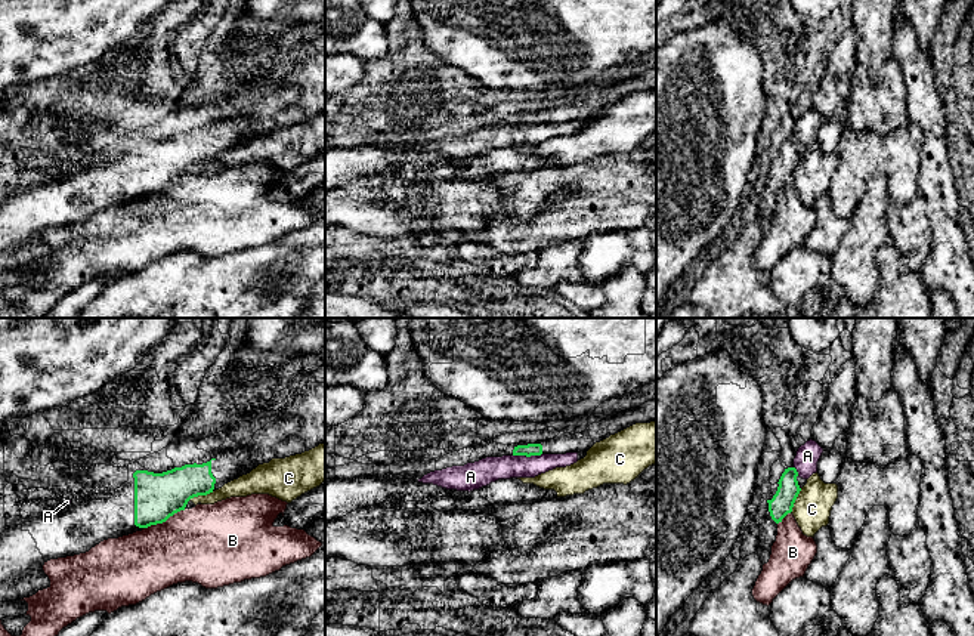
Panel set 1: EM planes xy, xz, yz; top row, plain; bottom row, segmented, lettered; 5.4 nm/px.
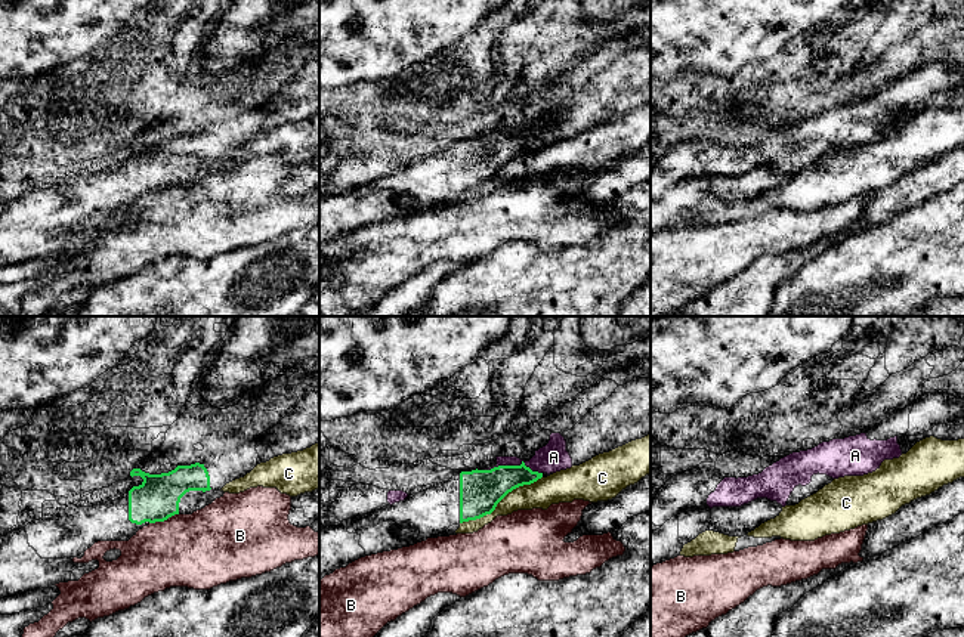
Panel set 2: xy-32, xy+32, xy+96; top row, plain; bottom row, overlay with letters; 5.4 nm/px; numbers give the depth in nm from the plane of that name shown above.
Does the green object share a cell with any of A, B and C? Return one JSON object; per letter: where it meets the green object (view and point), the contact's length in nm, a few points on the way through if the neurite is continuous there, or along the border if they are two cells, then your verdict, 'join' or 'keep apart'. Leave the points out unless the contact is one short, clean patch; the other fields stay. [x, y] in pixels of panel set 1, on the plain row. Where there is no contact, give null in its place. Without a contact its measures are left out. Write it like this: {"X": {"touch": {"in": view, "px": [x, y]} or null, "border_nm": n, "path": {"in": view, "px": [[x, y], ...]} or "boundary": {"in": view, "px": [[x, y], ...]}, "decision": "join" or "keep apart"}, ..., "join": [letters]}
{"A": {"touch": {"in": "xz", "px": [526, 124]}, "border_nm": 160, "boundary": {"in": "xz", "px": [[541, 122], [513, 124]]}, "decision": "keep apart"}, "B": {"touch": {"in": "xy", "px": [164, 190]}, "border_nm": 240, "boundary": {"in": "xy", "px": [[185, 178], [145, 197]]}, "decision": "keep apart"}, "C": {"touch": {"in": "xy", "px": [200, 163]}, "border_nm": 150, "boundary": {"in": "xy", "px": [[213, 160], [188, 169]]}, "decision": "keep apart"}, "join": []}

